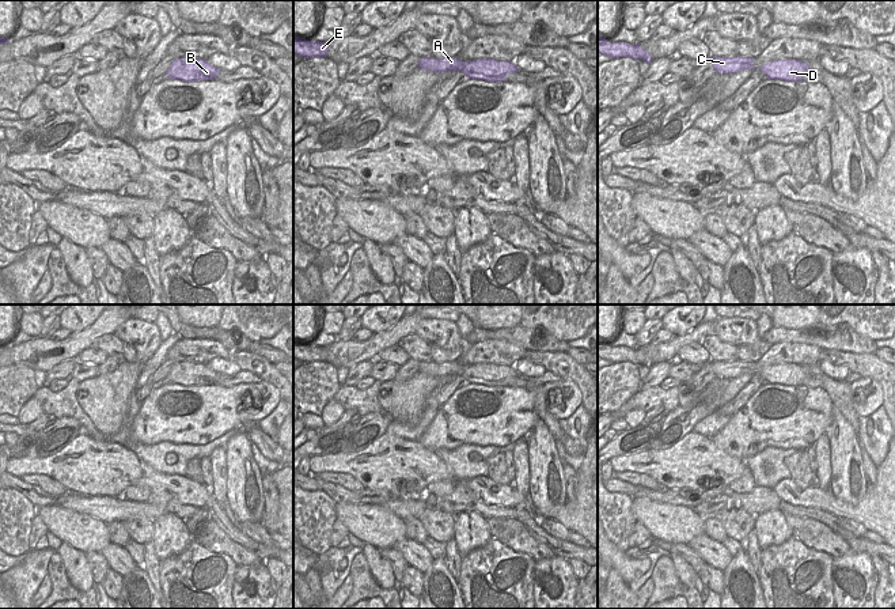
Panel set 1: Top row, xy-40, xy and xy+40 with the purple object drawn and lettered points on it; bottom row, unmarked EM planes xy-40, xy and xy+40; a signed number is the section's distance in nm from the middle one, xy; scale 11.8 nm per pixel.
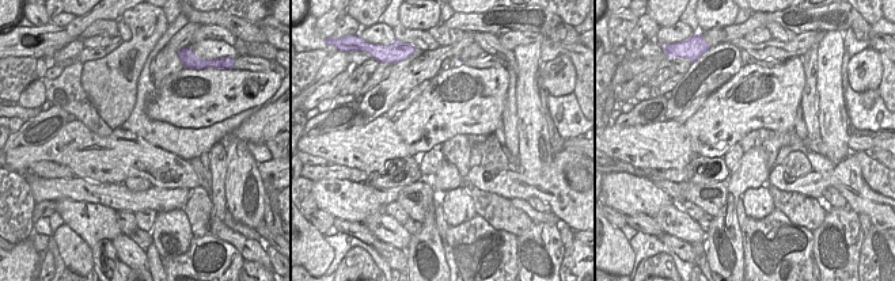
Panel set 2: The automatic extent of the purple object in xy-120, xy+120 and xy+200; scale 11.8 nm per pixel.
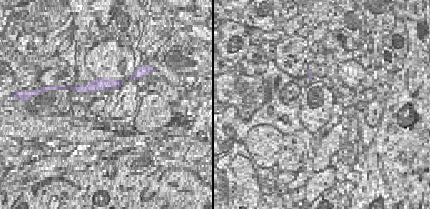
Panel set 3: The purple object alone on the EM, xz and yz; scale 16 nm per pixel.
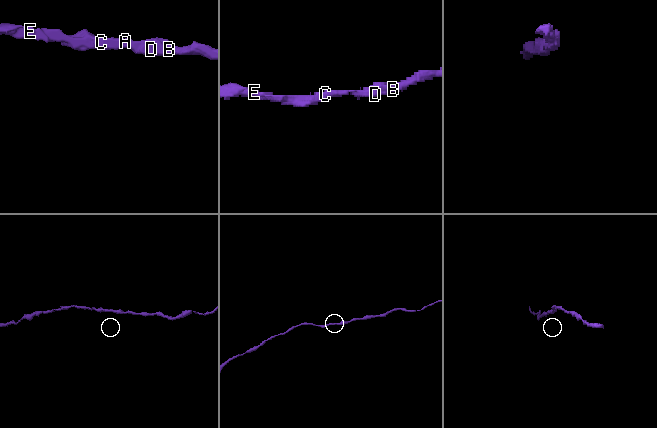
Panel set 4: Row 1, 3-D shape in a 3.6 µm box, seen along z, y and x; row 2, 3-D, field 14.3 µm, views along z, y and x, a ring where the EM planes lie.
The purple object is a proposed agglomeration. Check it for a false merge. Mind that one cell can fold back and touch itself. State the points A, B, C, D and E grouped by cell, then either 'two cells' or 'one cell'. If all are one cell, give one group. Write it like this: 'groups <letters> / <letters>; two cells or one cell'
groups A B C D E; one cell

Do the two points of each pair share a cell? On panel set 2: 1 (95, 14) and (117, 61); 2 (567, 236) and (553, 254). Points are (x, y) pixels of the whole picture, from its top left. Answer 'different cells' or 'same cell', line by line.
1: different cells
2: different cells

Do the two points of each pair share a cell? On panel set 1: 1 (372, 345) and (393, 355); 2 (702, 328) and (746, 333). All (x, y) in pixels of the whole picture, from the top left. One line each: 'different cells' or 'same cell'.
1: different cells
2: different cells

